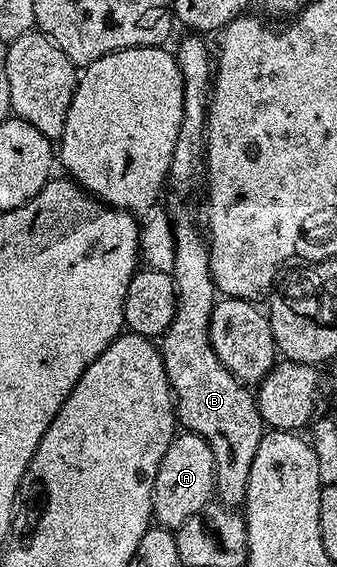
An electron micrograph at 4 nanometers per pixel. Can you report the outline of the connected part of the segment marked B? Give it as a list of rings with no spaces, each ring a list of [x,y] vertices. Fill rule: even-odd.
[[[188,33],[185,36],[174,47],[178,69],[182,73],[184,112],[166,187],[169,194],[166,213],[176,242],[174,265],[170,272],[172,280],[176,282],[176,313],[158,346],[166,377],[172,386],[179,426],[202,437],[206,445],[210,445],[216,474],[215,498],[225,507],[236,509],[246,497],[250,465],[254,465],[254,453],[258,453],[258,445],[264,440],[266,428],[255,394],[219,360],[211,344],[211,315],[218,302],[218,292],[208,264],[206,235],[201,224],[200,227],[196,224],[196,209],[188,200],[188,195],[195,191],[206,167],[206,124],[214,81],[214,55],[208,52],[199,34]]]

